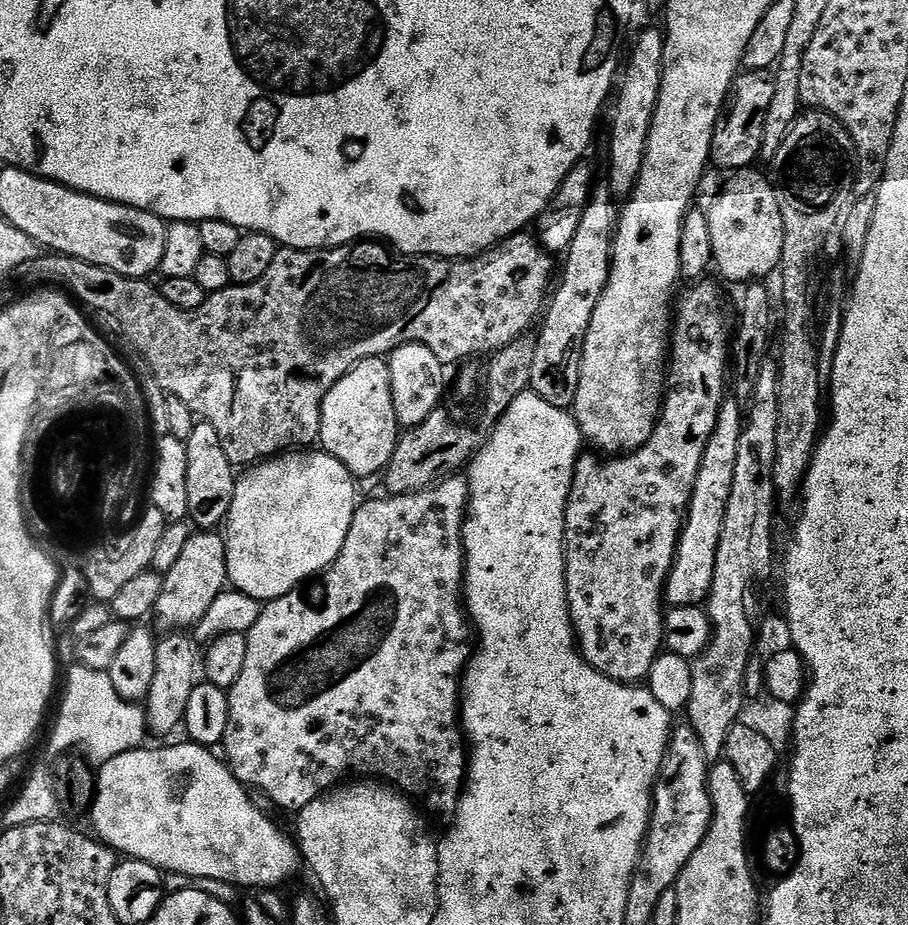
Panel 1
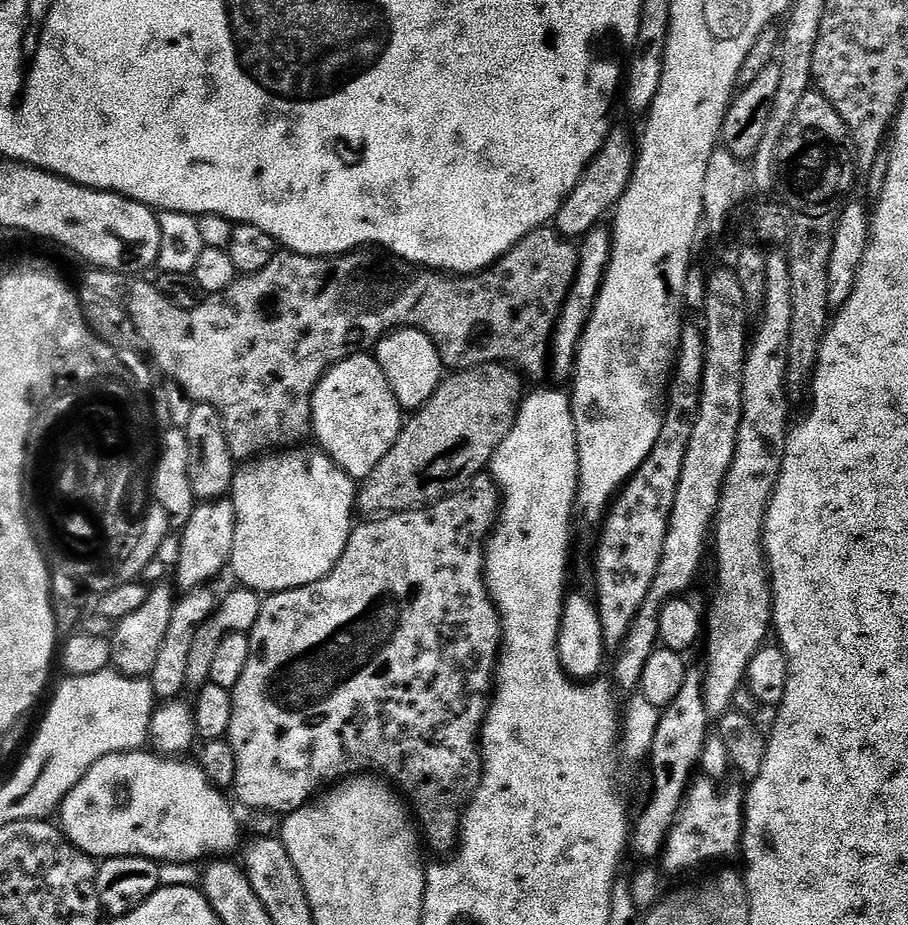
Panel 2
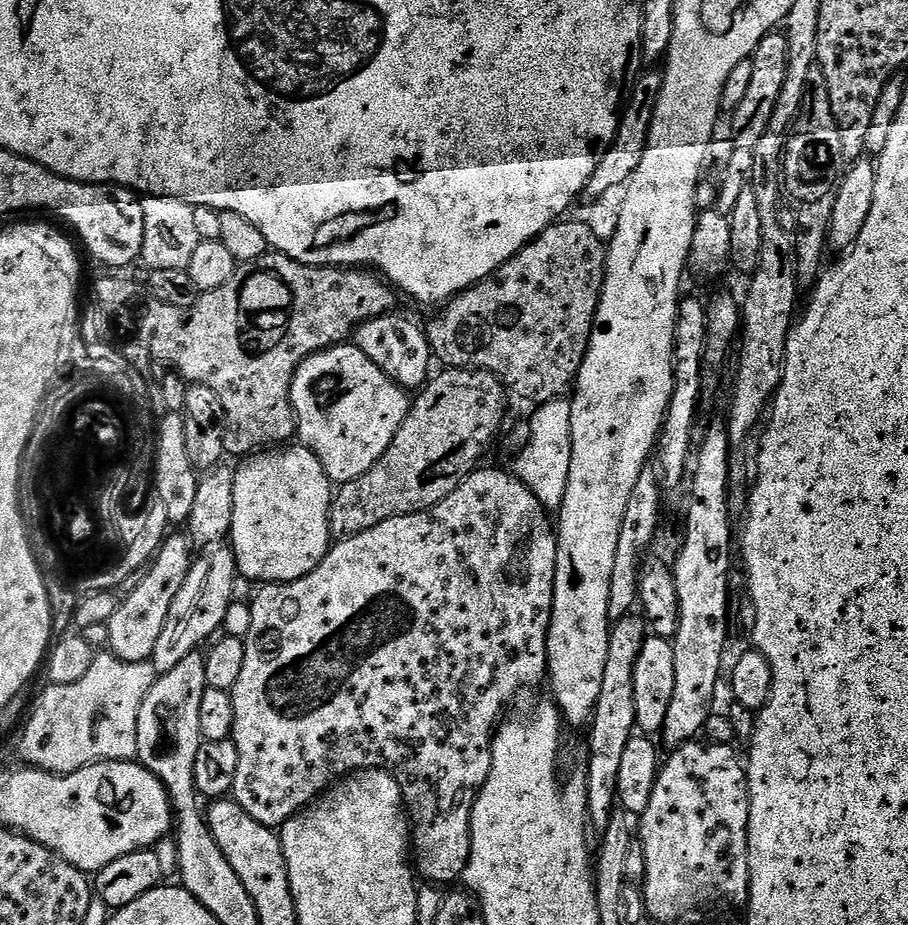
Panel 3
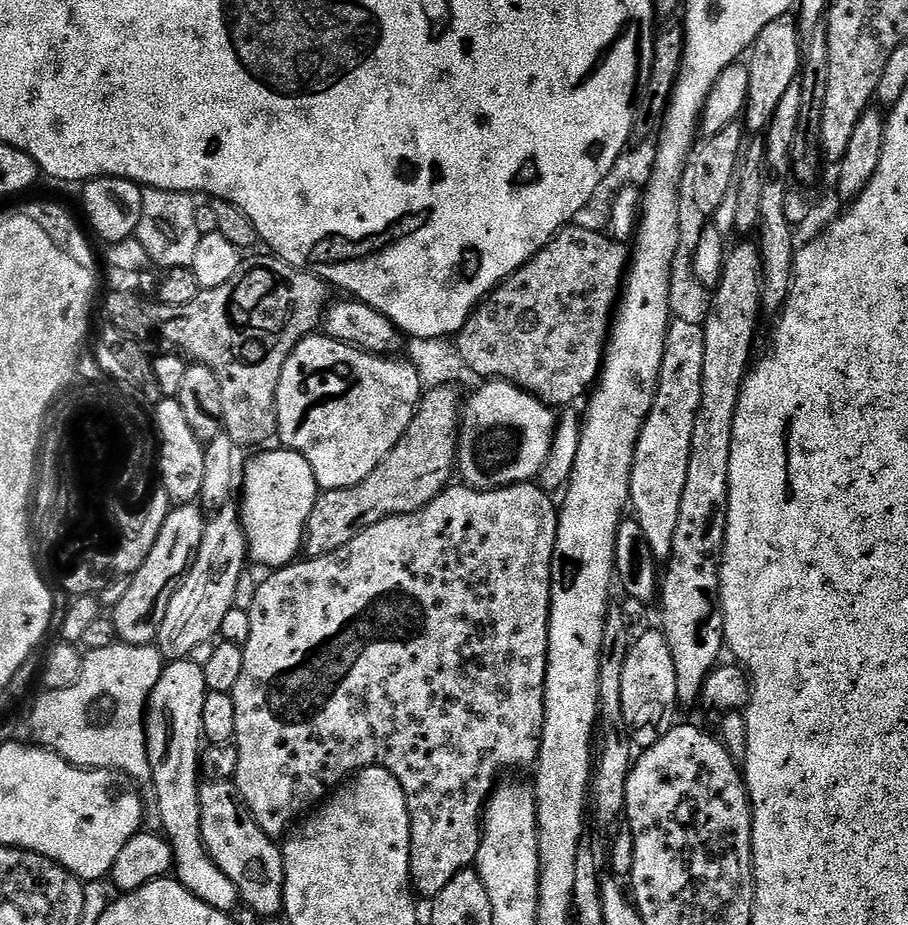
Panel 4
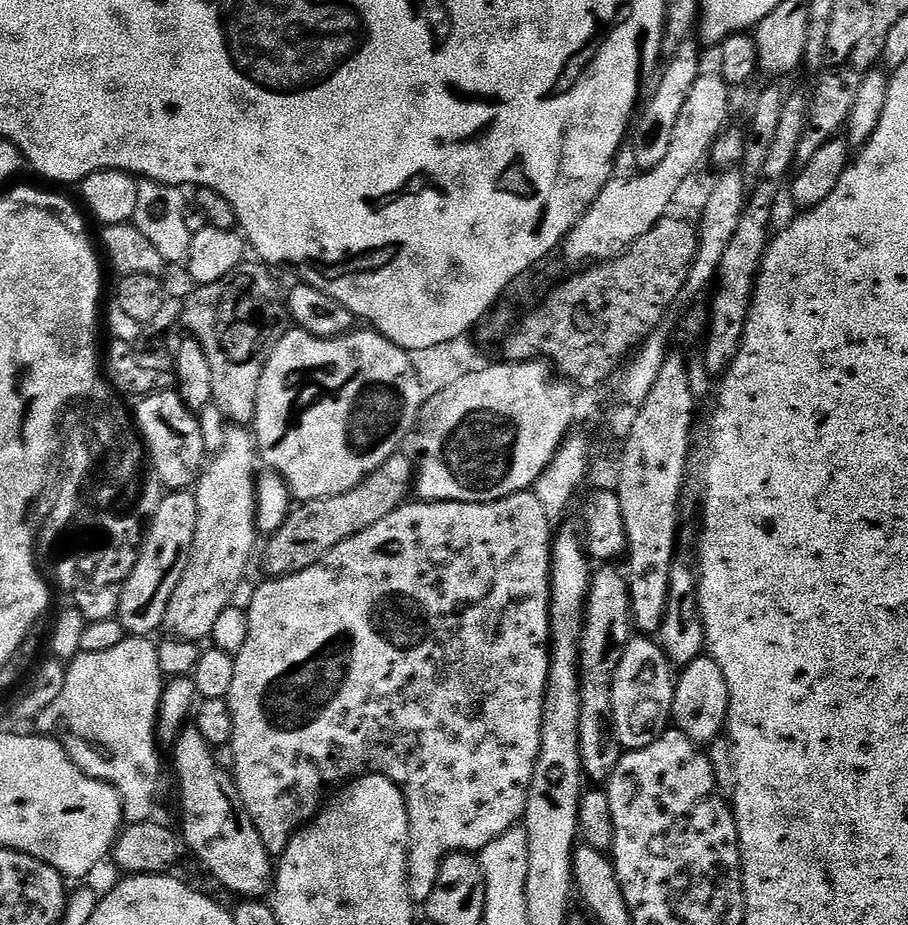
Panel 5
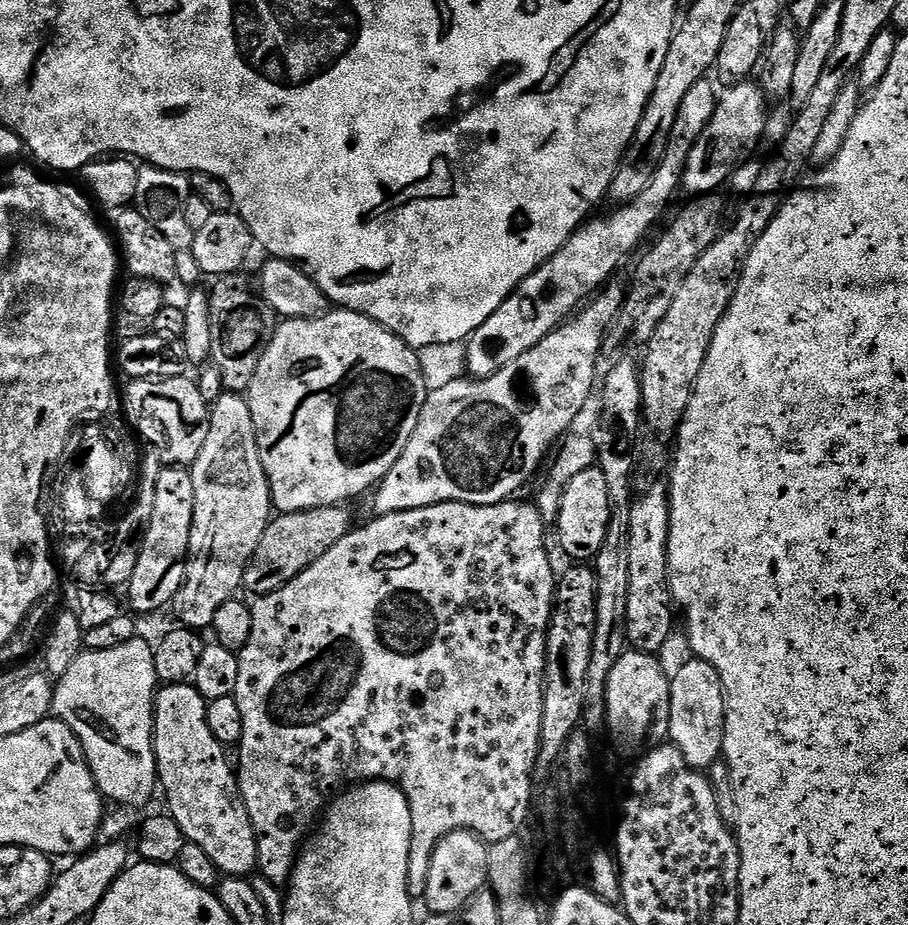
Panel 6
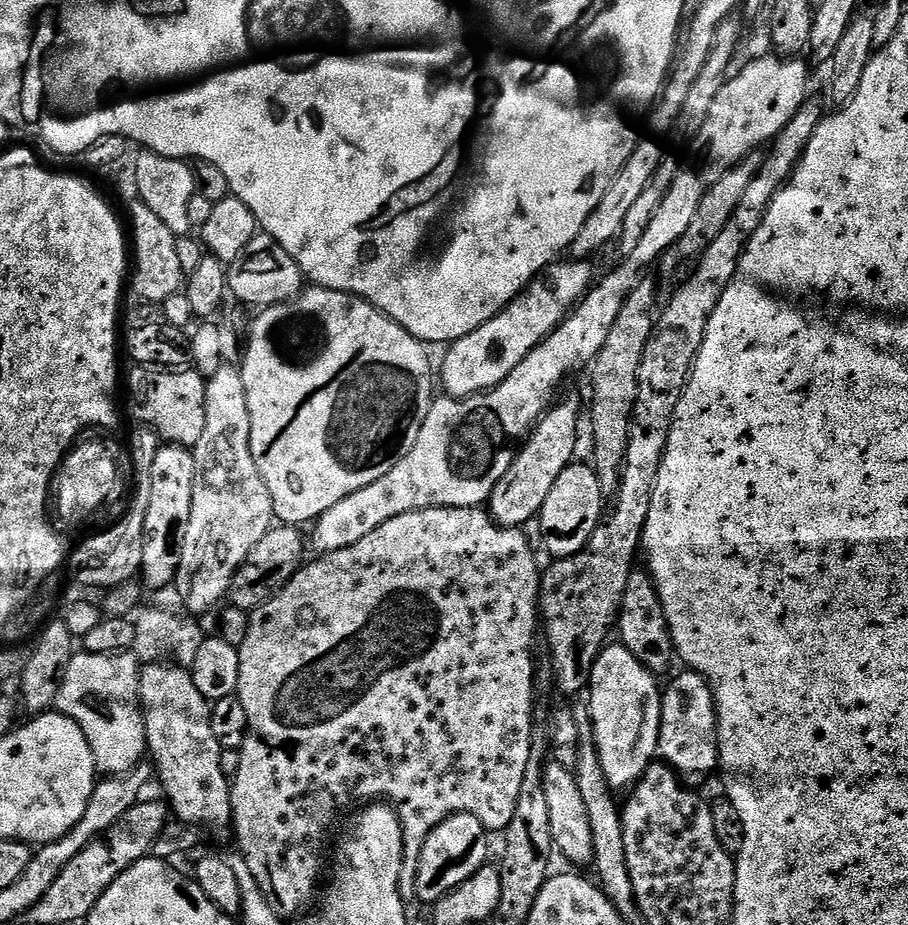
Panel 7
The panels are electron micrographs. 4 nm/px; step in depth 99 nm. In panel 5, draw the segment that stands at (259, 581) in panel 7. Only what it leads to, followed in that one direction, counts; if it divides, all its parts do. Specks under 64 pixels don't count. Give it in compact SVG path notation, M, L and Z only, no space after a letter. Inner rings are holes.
M405 454L389 458L378 470L371 472L358 486L342 494L334 494L317 500L305 500L289 511L283 526L267 537L268 545L264 548L264 568L269 577L289 576L306 566L314 566L334 546L370 530L374 522L382 522L409 499L414 488L414 460Z

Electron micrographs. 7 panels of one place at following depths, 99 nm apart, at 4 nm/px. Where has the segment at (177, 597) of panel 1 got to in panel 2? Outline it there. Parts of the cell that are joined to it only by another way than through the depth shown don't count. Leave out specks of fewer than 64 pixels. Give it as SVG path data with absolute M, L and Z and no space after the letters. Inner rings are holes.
M221 498L197 503L194 514L190 514L190 522L186 522L186 526L178 532L181 553L174 567L175 587L181 593L187 594L196 591L197 588L211 585L213 583L211 580L232 563L235 533L236 511L231 499Z

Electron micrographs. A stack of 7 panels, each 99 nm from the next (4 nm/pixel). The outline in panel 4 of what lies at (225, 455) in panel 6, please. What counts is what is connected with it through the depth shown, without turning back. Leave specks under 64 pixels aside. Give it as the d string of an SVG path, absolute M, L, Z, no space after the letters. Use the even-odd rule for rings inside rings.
M232 502L223 504L207 517L192 567L180 581L179 590L170 598L170 606L166 606L166 618L162 618L160 632L155 639L165 661L184 660L207 640L217 639L215 636L220 628L225 627L226 614L230 614L237 603L236 591L244 576L244 563L249 563L249 560L248 540L244 537L237 505Z

